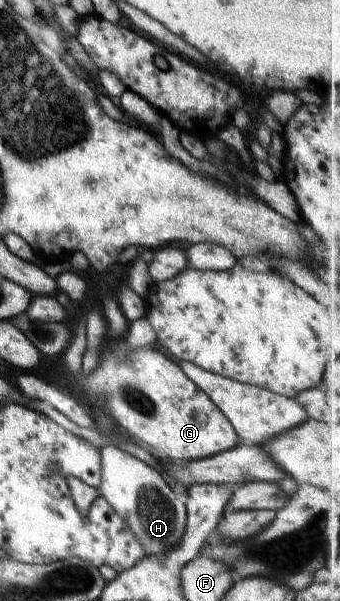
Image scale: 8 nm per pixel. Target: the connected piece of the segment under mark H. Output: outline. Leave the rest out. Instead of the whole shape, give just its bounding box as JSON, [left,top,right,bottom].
[100,445,187,555]

